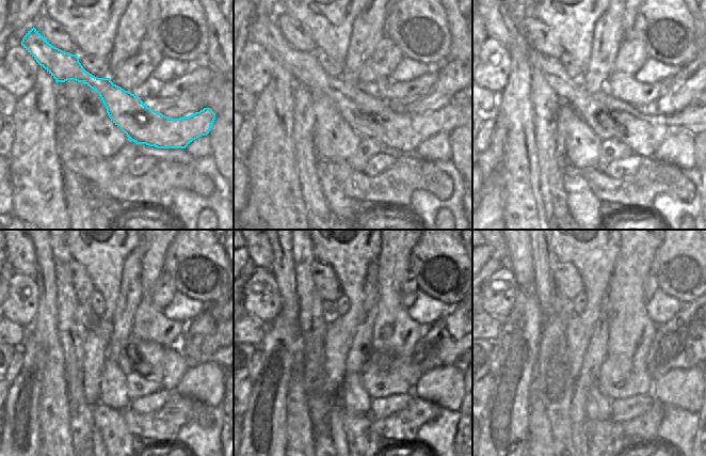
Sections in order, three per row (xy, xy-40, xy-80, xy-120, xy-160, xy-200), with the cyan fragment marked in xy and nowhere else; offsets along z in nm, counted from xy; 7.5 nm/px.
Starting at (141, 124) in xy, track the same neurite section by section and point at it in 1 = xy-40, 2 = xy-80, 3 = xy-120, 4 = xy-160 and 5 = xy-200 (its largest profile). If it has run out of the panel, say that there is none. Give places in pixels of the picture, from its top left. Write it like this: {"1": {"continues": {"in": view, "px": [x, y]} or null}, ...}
{"1": {"continues": {"in": "xy-40", "px": [369, 115]}}, "2": {"continues": {"in": "xy-80", "px": [643, 130]}}, "3": {"continues": {"in": "xy-120", "px": [164, 364]}}, "4": {"continues": {"in": "xy-160", "px": [259, 251]}}, "5": {"continues": {"in": "xy-200", "px": [499, 251]}}}

